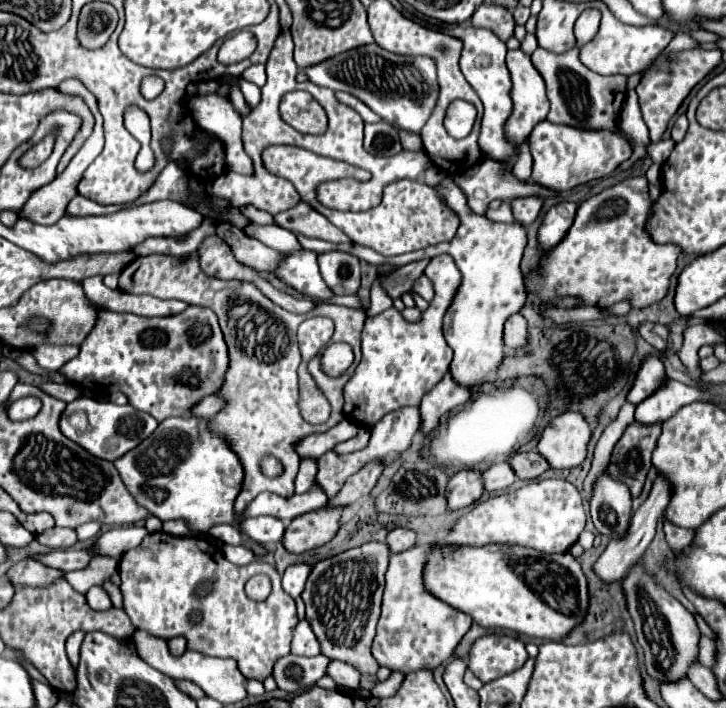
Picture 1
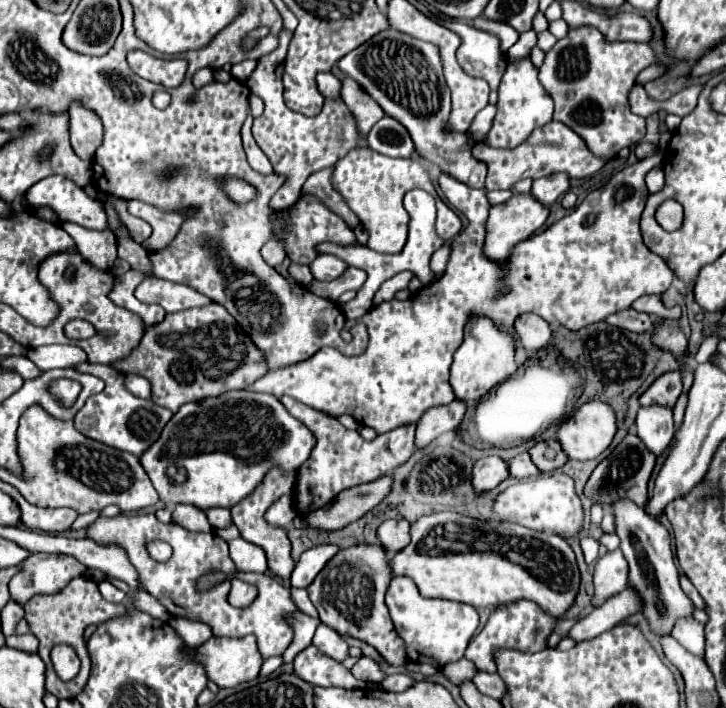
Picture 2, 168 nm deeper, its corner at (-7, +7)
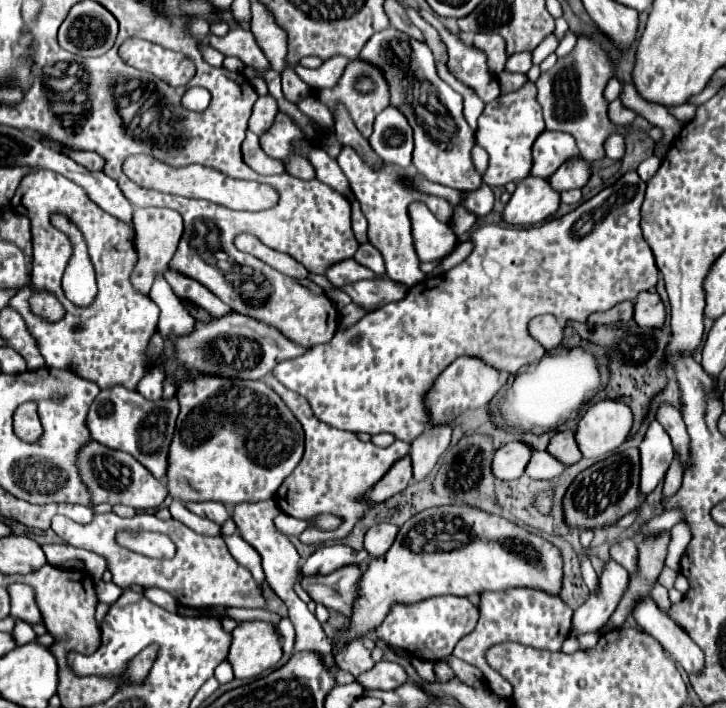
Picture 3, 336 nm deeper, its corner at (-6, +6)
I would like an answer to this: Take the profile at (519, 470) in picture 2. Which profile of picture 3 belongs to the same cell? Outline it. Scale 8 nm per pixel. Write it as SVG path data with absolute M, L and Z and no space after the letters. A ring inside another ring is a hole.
M533 452L525 468L525 474L535 480L551 480L559 476L563 470L565 468L561 466L561 462L557 462L549 452Z

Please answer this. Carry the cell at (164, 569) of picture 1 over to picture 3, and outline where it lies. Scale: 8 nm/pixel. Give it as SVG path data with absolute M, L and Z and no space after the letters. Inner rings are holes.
M113 512L95 516L91 524L77 524L65 516L55 516L51 528L71 546L95 552L107 560L107 568L113 574L113 582L121 588L131 584L139 586L157 586L169 590L169 594L181 606L189 608L213 608L213 606L229 606L229 608L265 608L267 600L263 596L263 588L253 580L249 570L239 566L235 558L229 554L227 544L221 536L201 536L181 524L179 520L159 520L155 514L139 512L133 518L119 518ZM123 528L141 528L167 534L177 546L177 554L171 560L153 560L145 558L137 552L131 552L115 542L115 532Z

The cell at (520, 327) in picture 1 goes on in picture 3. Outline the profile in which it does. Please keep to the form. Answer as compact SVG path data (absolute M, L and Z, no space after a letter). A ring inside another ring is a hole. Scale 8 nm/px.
M547 314L547 316L537 316L529 322L529 334L545 348L545 350L553 350L561 344L563 338L563 328L557 322L555 316Z

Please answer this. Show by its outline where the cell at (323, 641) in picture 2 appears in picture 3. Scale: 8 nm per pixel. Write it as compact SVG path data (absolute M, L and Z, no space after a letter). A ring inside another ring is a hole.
M347 642L341 646L341 650L335 654L335 660L339 662L339 668L359 676L363 670L369 670L375 662L371 660L371 652L359 642Z

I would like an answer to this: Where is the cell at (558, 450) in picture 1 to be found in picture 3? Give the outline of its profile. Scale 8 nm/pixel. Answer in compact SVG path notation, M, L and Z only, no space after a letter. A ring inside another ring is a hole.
M599 400L587 408L575 428L575 442L583 458L599 458L625 442L631 432L629 406L615 400Z

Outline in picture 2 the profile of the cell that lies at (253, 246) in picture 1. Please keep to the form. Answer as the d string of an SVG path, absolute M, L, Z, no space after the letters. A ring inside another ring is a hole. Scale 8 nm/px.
M292 263L290 267L290 277L302 285L310 285L310 281L314 279L312 273L310 273L310 267L308 265L298 265L298 263Z

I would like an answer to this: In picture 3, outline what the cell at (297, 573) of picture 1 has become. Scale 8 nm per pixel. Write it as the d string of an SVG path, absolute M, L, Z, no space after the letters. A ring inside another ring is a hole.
M345 544L321 546L317 548L301 566L301 576L315 576L315 574L329 574L339 566L347 564L363 564L367 560L367 550L353 550Z

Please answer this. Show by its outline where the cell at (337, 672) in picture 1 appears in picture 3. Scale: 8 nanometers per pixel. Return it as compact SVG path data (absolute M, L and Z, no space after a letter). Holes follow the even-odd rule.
M377 662L371 670L359 674L357 682L363 686L363 688L379 688L379 690L395 690L397 686L405 684L407 682L407 674L405 670L395 664L395 662Z

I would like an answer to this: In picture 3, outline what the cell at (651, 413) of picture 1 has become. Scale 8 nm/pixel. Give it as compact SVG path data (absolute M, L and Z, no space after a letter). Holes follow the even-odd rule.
M651 422L639 446L641 452L641 492L649 494L665 476L673 460L673 444L659 422Z

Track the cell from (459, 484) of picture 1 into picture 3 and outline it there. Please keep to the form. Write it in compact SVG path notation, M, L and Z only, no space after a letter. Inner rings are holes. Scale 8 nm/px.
M509 442L495 452L491 472L497 480L513 480L519 478L531 458L533 448L523 442Z

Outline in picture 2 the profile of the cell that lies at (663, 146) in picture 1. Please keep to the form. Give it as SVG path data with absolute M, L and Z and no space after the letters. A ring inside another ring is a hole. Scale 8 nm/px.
M576 27L568 35L546 53L538 79L554 101L554 121L574 129L596 157L610 161L620 149L636 145L646 133L644 117L630 111L628 93L638 73L652 65L656 57L644 43L608 43L596 27Z

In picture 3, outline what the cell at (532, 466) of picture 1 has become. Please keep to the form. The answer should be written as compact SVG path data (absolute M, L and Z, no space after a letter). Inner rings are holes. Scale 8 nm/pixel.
M565 430L565 432L557 432L549 446L547 446L547 452L557 458L563 466L571 466L575 462L581 460L581 454L579 454L579 448L575 446L575 438L573 438L573 432L571 430Z

